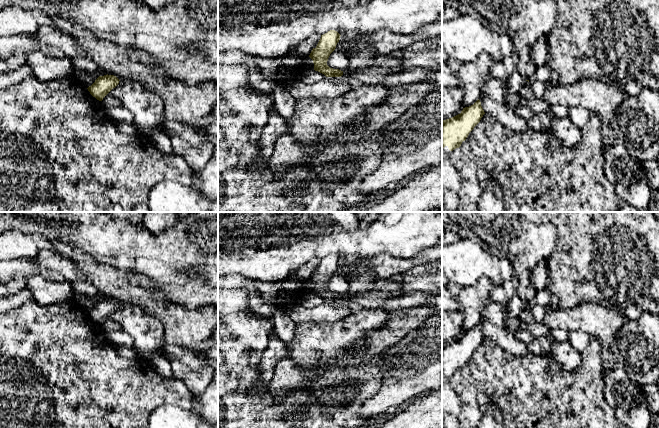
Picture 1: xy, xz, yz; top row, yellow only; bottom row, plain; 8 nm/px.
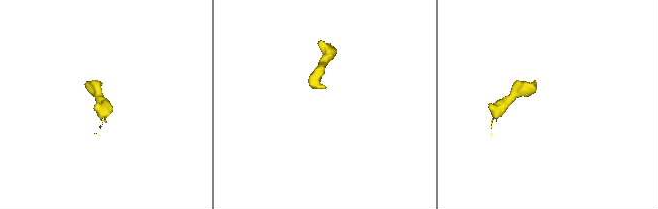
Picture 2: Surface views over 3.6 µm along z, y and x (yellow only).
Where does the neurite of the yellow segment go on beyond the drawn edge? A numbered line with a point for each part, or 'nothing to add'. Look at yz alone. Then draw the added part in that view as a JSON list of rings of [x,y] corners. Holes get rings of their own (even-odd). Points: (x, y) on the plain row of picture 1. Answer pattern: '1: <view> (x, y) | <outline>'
1: yz (451, 408) | [[[448,370],[442,372],[442,427],[459,428],[462,407],[460,399],[450,385]]]

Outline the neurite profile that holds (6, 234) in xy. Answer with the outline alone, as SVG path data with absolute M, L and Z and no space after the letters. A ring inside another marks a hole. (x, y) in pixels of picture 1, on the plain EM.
M4 230L0 232L0 261L17 258L33 259L40 250L47 249L60 253L40 234L28 235L21 230Z

